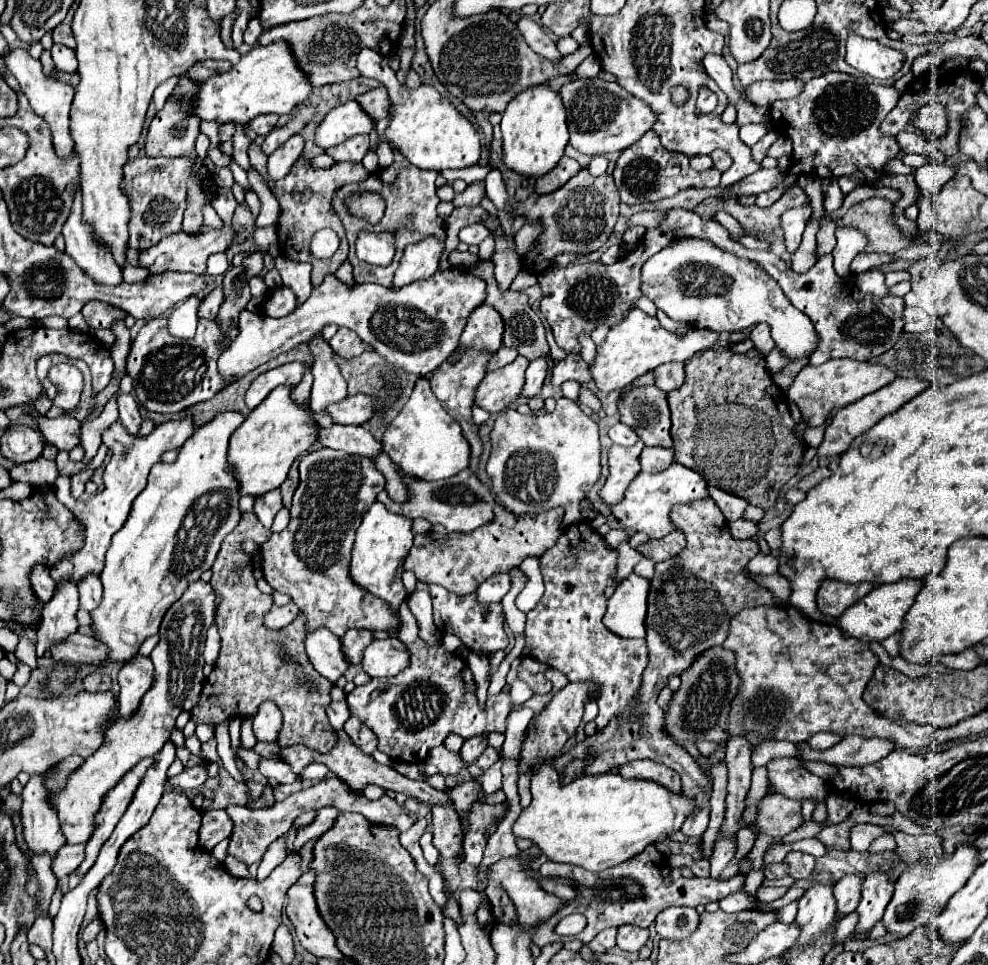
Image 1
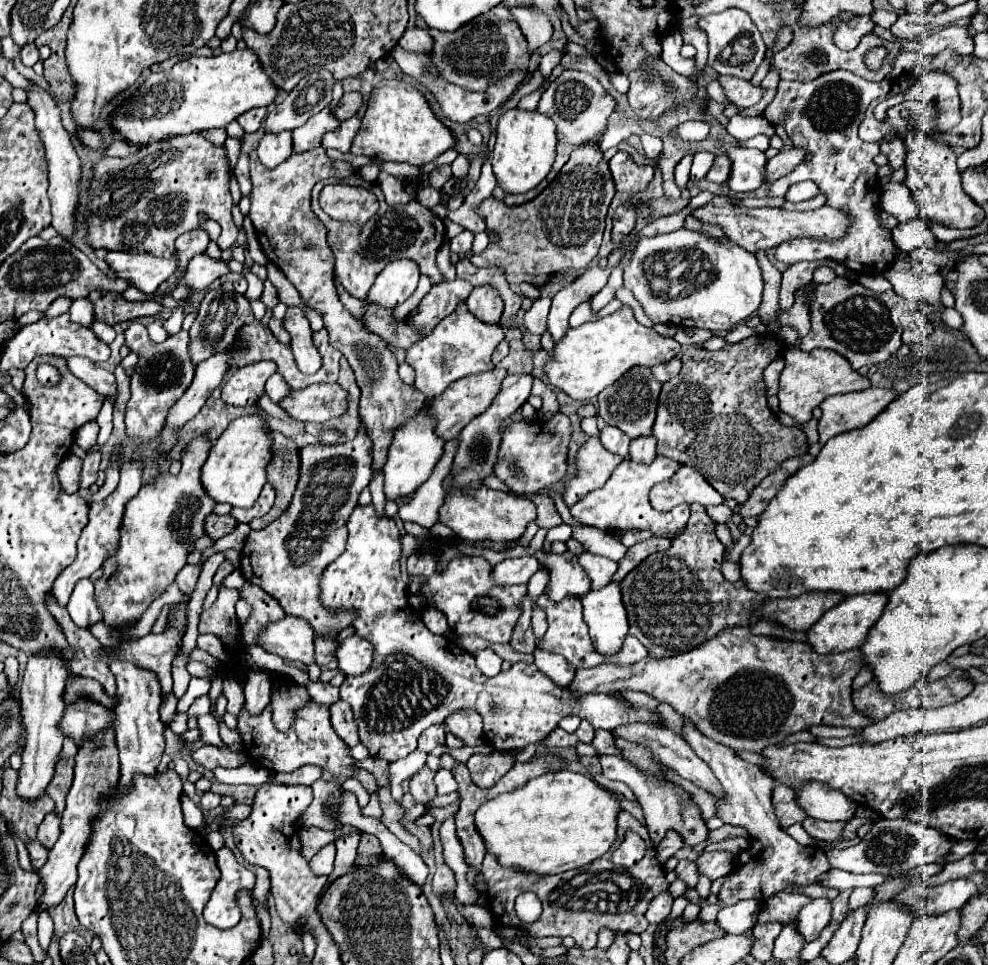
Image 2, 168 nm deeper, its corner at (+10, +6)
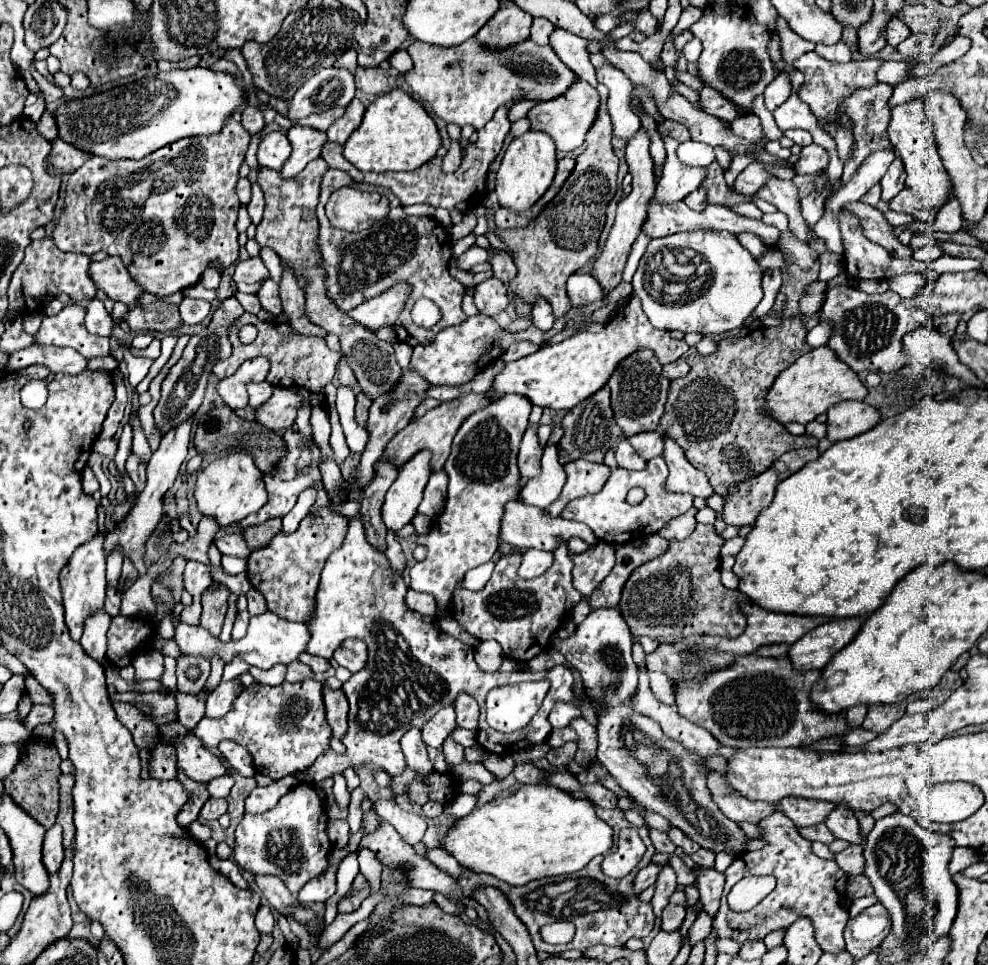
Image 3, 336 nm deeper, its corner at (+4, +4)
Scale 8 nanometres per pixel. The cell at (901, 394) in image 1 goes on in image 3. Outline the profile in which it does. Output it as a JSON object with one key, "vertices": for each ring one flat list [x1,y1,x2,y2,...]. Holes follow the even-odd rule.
{"vertices":[[843,400,827,412,829,442,847,440,871,430,881,420,881,412,861,400]]}

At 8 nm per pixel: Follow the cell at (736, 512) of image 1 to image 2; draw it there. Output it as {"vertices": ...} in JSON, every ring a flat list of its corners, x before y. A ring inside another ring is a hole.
{"vertices":[[681,464,677,472,665,480,653,486,649,493,651,506,659,512,671,510,677,504,683,502,697,502,701,506,715,506,723,504,723,496,691,466]]}

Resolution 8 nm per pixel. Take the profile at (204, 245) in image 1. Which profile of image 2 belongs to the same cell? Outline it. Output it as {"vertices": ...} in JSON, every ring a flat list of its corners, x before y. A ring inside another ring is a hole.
{"vertices":[[109,252,105,256,105,262,117,278,129,282,129,286,141,290,143,294,153,294,153,290,177,268,177,256,153,258,151,254,147,256,129,252]]}

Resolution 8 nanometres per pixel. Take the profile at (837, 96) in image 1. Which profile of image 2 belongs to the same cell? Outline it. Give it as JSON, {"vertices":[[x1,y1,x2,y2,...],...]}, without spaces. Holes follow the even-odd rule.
{"vertices":[[835,70,829,74,823,74,821,78,815,78,813,82,779,82,779,90,775,100,767,106,765,110,765,118,771,124,777,124,783,120,783,114,787,112,785,118,785,130,789,134,789,138,793,140,793,144,797,148,805,148,809,150,809,158,805,158,805,162,801,166,797,166,797,170,793,170,793,174,787,174,785,178,777,180,771,184,771,192,769,196,784,197,789,186,801,182,801,180,813,180,819,188,821,194,827,198,827,206,837,208,841,212,845,212,851,220,847,232,843,238,839,240,821,240,821,238,795,238,789,240,781,246,777,246,775,250,775,258,779,262,785,264,795,264,795,262,803,262,803,260,823,260,823,258,831,258,841,262,843,266,847,266,849,270,861,272,861,274,883,274,891,264,893,264,893,250,895,250,895,242,891,238,885,238,885,230,881,230,881,226,877,226,877,210,879,210,879,188,877,188,877,166,873,162,873,158,880,154,880,142,869,144,865,140,861,140,857,136,857,128,859,122,865,116,865,108,869,106,871,100,875,100,877,96,887,96,891,90,891,86,887,86,887,80,881,82,867,82,847,70]]}

